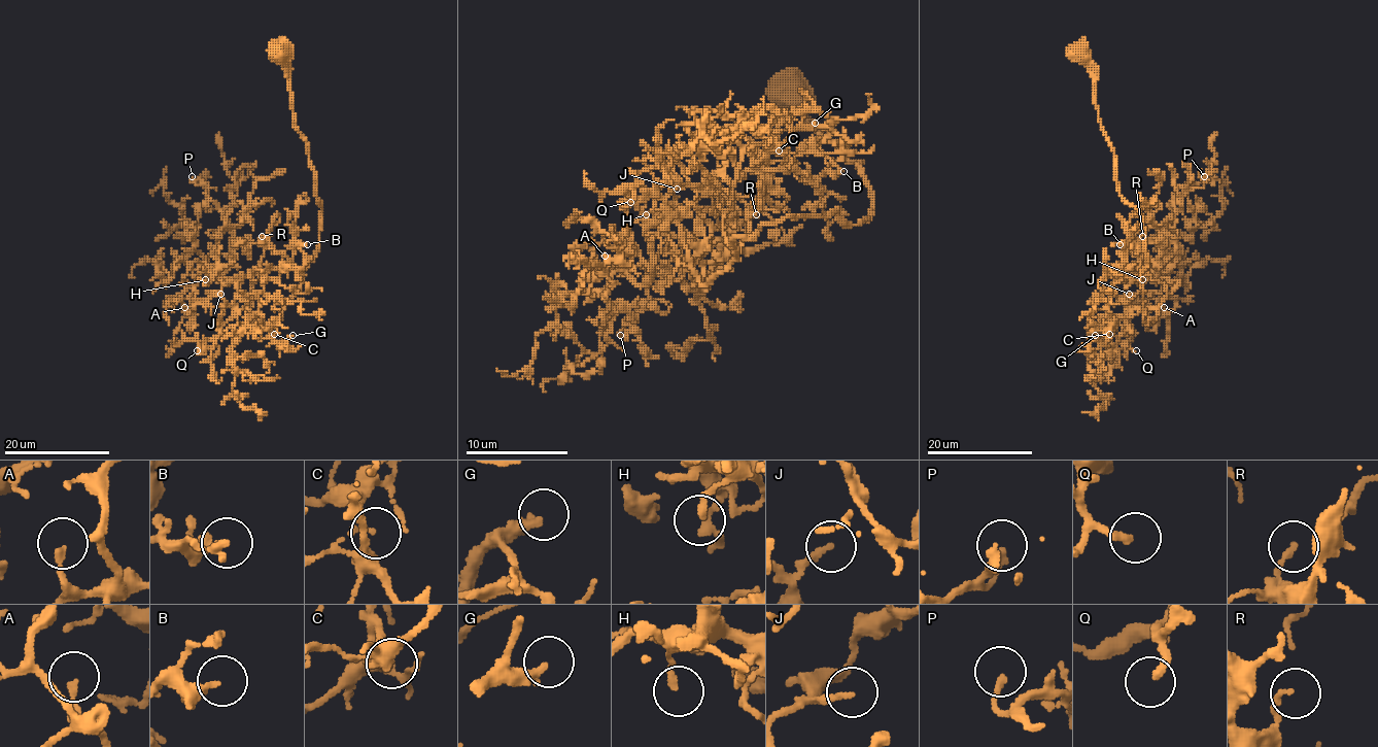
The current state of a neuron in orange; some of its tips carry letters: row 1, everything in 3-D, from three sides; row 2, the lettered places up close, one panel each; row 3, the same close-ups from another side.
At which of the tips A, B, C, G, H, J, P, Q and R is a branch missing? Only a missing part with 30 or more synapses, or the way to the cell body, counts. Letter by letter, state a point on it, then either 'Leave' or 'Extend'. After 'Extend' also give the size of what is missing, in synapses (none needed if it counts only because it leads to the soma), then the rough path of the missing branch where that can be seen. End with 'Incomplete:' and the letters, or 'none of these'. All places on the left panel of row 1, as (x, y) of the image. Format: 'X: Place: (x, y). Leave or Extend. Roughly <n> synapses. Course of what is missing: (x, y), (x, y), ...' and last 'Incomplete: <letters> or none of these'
A: Place: (184, 307). Leave
B: Place: (307, 244). Leave
C: Place: (274, 334). Leave
G: Place: (293, 335). Leave
H: Place: (205, 279). Leave
J: Place: (220, 294). Leave
P: Place: (192, 176). Leave
Q: Place: (197, 350). Extend. Roughly 50 synapses. Course of what is missing: (197, 350), (190, 358), (180, 357), (168, 372), (162, 374), (153, 392)
R: Place: (262, 236). Leave
Incomplete: Q

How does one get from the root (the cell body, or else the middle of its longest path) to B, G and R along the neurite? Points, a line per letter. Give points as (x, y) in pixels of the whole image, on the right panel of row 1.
B: (1080, 53), (1117, 191), (1145, 232), (1146, 324), (1166, 287), (1146, 274), (1120, 278), (1120, 244)
G: (1080, 53), (1117, 191), (1145, 232), (1143, 320), (1157, 311), (1110, 315), (1115, 327), (1105, 341), (1095, 335)
R: (1080, 53), (1117, 191), (1145, 232), (1146, 324), (1166, 287), (1142, 272), (1142, 236)

